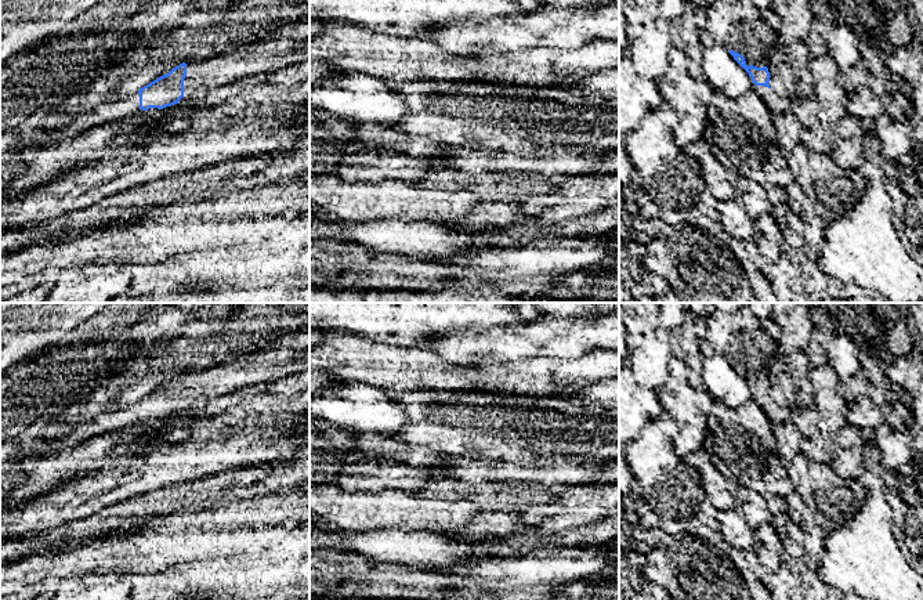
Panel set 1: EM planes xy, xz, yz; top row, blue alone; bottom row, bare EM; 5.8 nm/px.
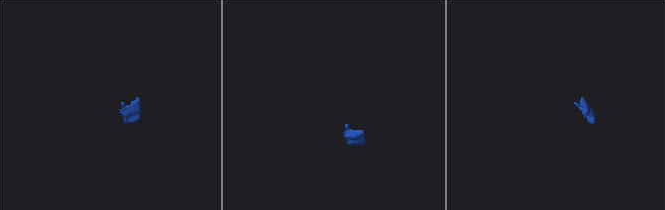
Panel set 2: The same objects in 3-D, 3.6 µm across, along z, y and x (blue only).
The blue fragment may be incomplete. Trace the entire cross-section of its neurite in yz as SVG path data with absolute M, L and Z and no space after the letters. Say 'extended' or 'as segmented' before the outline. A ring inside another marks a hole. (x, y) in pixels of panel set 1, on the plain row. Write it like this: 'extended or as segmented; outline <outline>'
extended; outline M730 359L730 364L749 383L752 398L759 402L772 424L793 423L792 411L779 405L770 397L768 391L771 386L767 376L748 376L745 368L741 364L732 359Z

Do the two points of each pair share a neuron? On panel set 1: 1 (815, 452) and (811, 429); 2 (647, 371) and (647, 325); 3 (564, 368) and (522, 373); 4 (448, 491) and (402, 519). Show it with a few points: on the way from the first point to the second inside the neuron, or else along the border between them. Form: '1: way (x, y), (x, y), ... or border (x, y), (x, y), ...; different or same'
1: way (815, 447), (811, 434); same
2: way (647, 360), (647, 336); same
3: way (554, 369), (546, 373), (532, 373); same
4: border (412, 492), (427, 498), (467, 501); different

